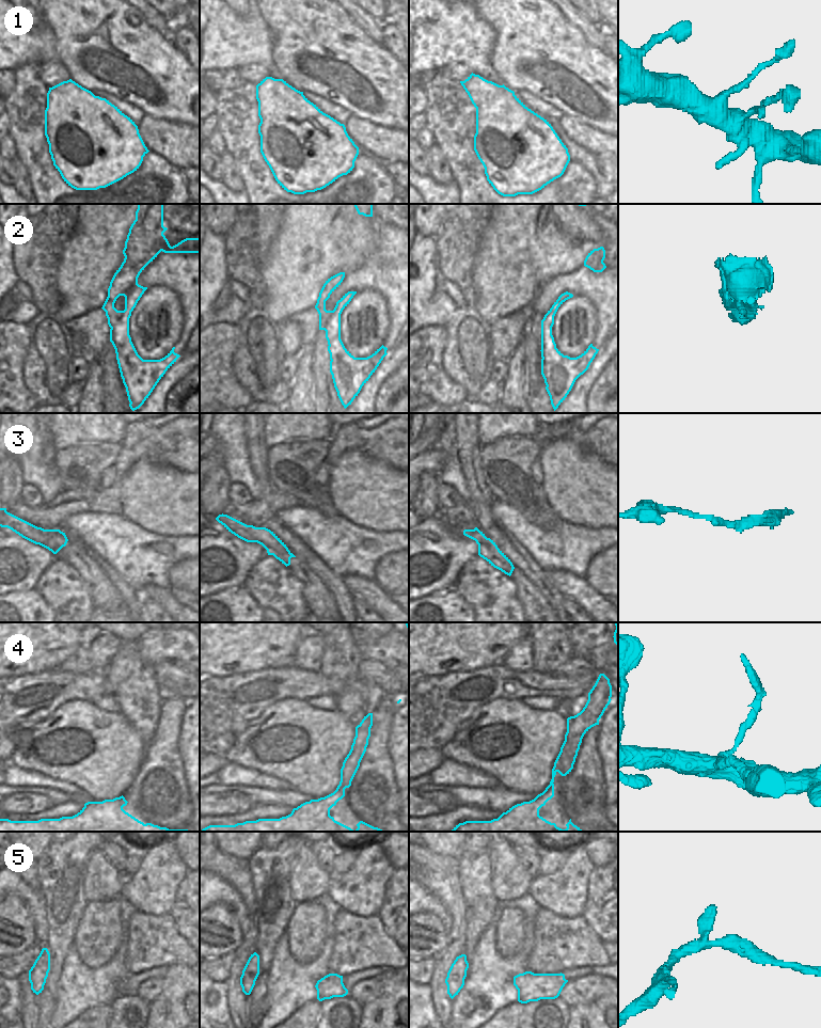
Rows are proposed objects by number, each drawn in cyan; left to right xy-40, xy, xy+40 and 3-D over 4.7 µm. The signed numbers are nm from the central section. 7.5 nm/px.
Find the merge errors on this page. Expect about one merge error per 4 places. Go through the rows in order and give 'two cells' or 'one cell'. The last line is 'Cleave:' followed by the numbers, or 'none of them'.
1: one cell
2: two cells
3: one cell
4: two cells
5: one cell
Cleave: 2, 4

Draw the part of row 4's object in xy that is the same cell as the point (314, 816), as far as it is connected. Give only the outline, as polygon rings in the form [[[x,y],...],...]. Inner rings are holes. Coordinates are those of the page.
[[[338,785],[336,790],[318,800],[311,800],[294,808],[291,813],[280,819],[258,819],[256,821],[246,821],[235,825],[209,825],[201,832],[384,832],[360,821],[356,831],[337,822],[330,816],[330,809],[345,796],[345,786]]]

